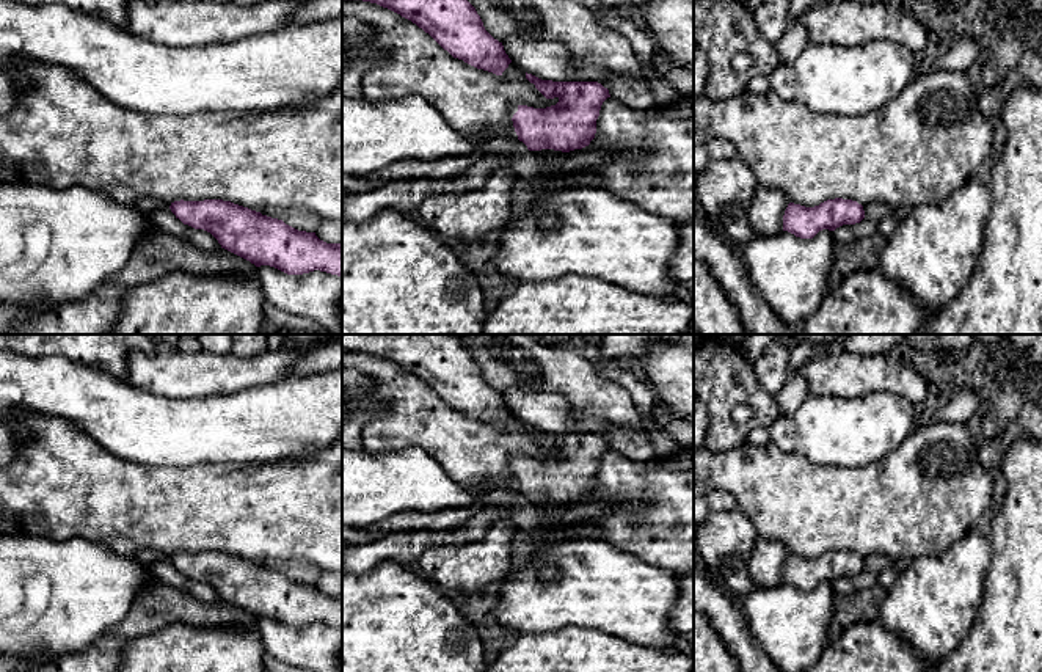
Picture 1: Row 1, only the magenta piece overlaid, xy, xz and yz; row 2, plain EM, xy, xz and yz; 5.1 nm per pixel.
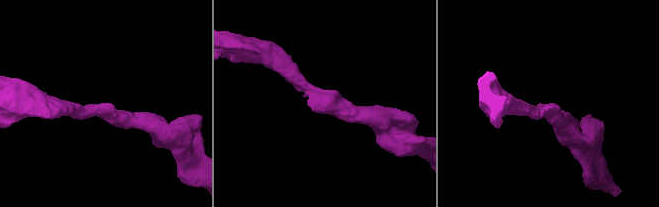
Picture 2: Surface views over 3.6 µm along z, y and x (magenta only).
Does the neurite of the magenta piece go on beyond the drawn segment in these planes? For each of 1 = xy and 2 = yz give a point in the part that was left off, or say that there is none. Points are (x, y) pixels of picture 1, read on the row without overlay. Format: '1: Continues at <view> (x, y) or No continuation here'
1: No continuation here
2: No continuation here

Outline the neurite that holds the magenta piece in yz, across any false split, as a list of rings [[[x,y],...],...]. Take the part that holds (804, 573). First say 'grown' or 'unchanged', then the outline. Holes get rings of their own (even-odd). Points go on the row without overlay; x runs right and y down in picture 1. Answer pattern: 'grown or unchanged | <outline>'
unchanged | [[[827,551],[814,559],[789,554],[783,567],[783,583],[800,590],[813,590],[822,581],[835,583],[863,570],[863,557],[852,551]]]

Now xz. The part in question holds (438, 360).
unchanged | [[[342,334],[342,352],[370,353],[400,366],[477,421],[502,427],[512,415],[455,334]]]

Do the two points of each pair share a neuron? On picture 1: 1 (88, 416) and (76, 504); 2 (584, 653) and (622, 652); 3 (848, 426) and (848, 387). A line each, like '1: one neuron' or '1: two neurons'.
1: two neurons
2: one neuron
3: two neurons

